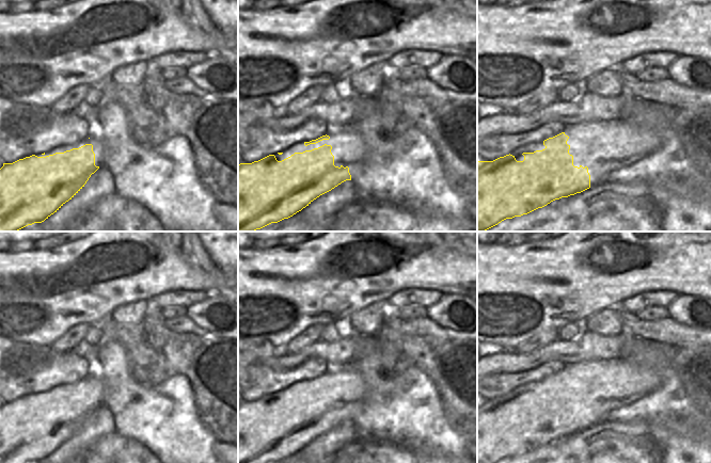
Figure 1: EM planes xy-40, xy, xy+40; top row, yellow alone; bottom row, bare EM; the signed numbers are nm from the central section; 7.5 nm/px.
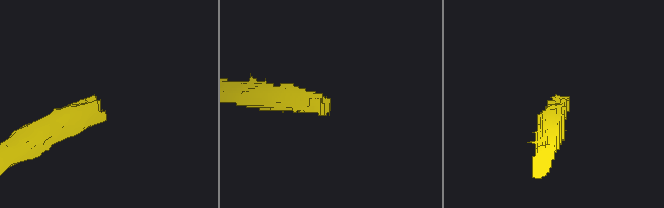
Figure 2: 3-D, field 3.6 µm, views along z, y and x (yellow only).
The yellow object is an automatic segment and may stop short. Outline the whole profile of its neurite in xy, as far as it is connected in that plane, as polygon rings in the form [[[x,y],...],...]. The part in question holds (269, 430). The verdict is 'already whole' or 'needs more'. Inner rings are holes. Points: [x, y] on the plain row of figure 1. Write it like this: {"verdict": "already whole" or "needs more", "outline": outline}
{"verdict": "needs more", "outline": [[[353,364],[295,383],[281,392],[238,404],[238,463],[271,463],[288,458],[320,434],[362,412],[366,384]]]}

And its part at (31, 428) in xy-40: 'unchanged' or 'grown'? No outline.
grown

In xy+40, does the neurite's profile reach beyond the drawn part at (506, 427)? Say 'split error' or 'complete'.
split error

